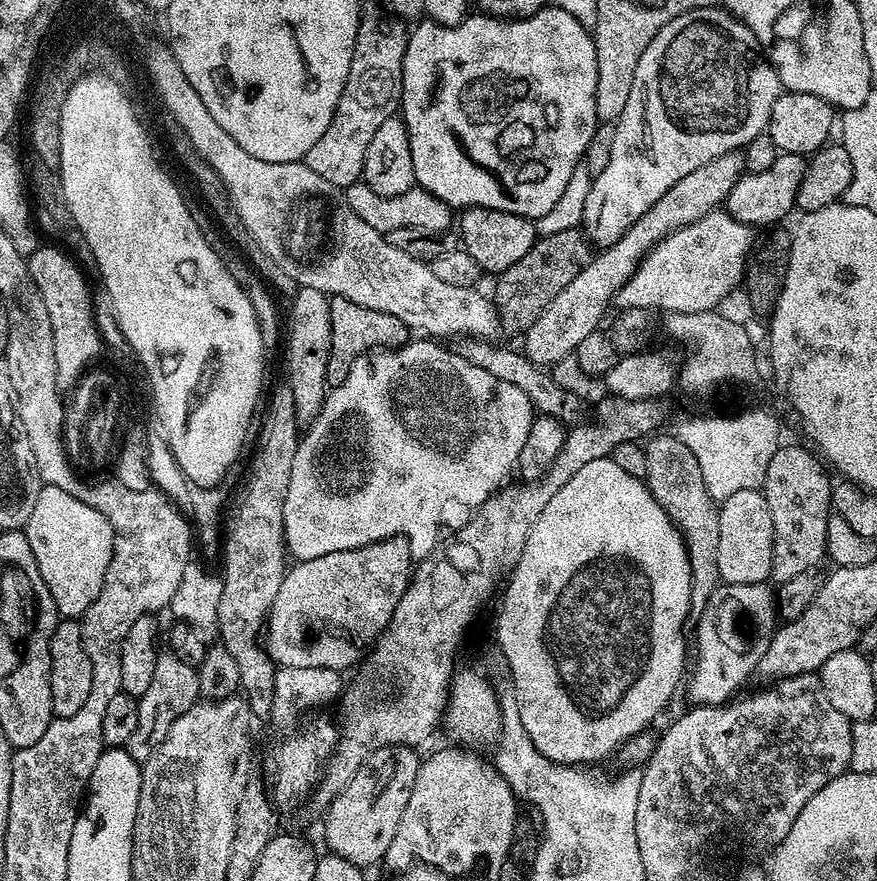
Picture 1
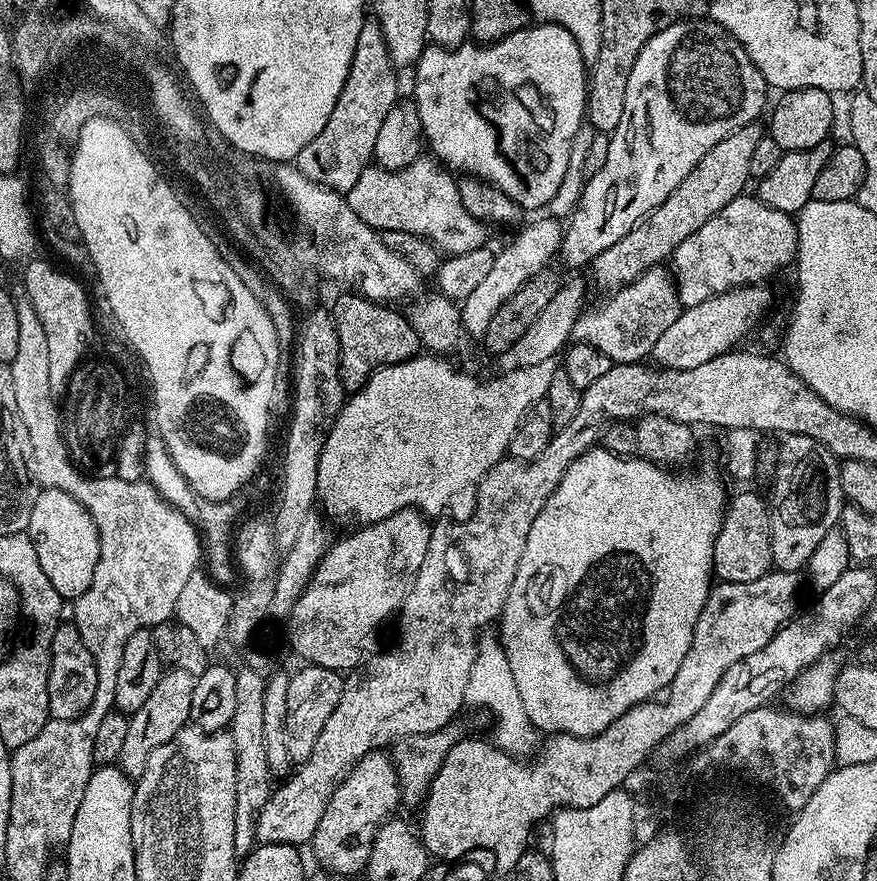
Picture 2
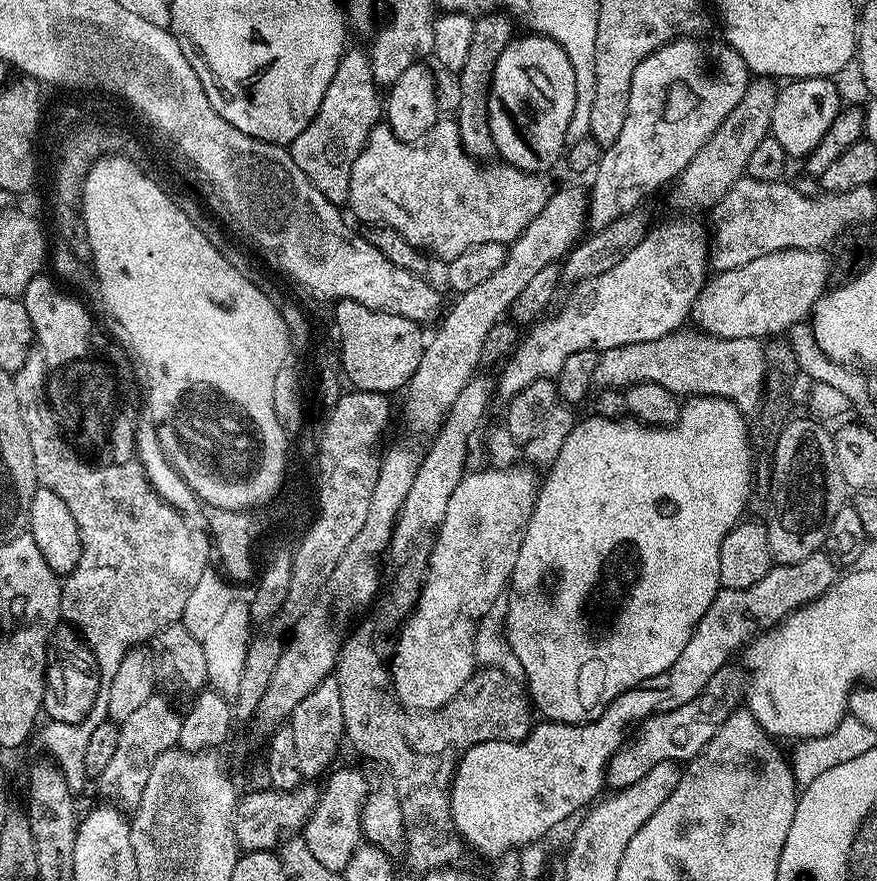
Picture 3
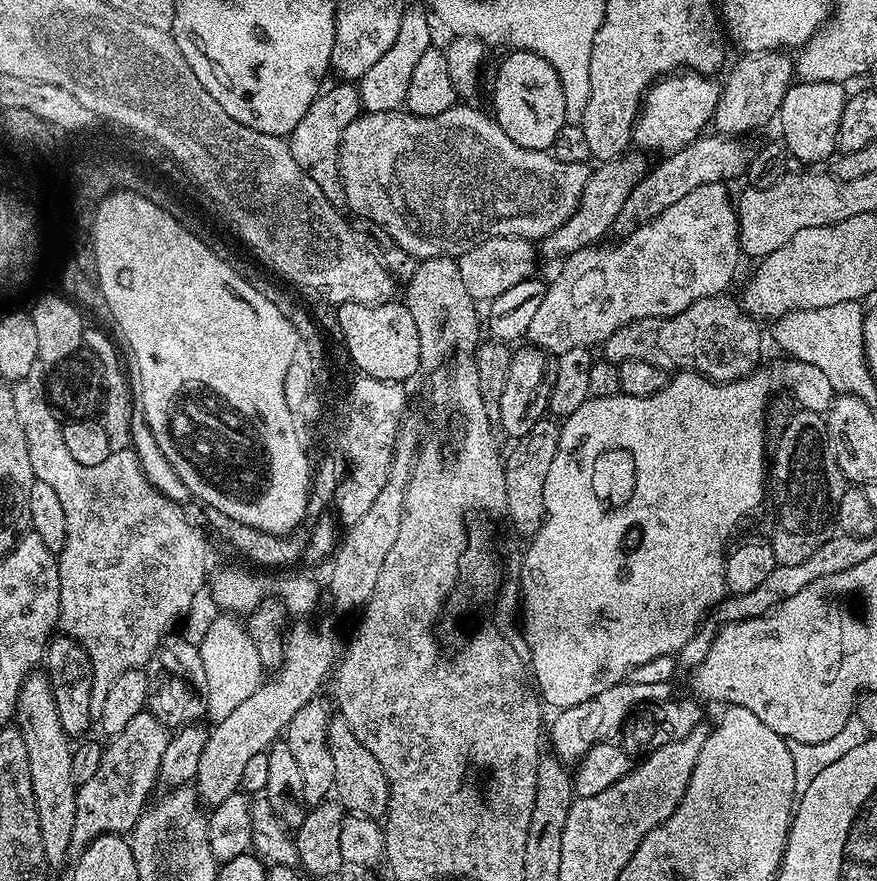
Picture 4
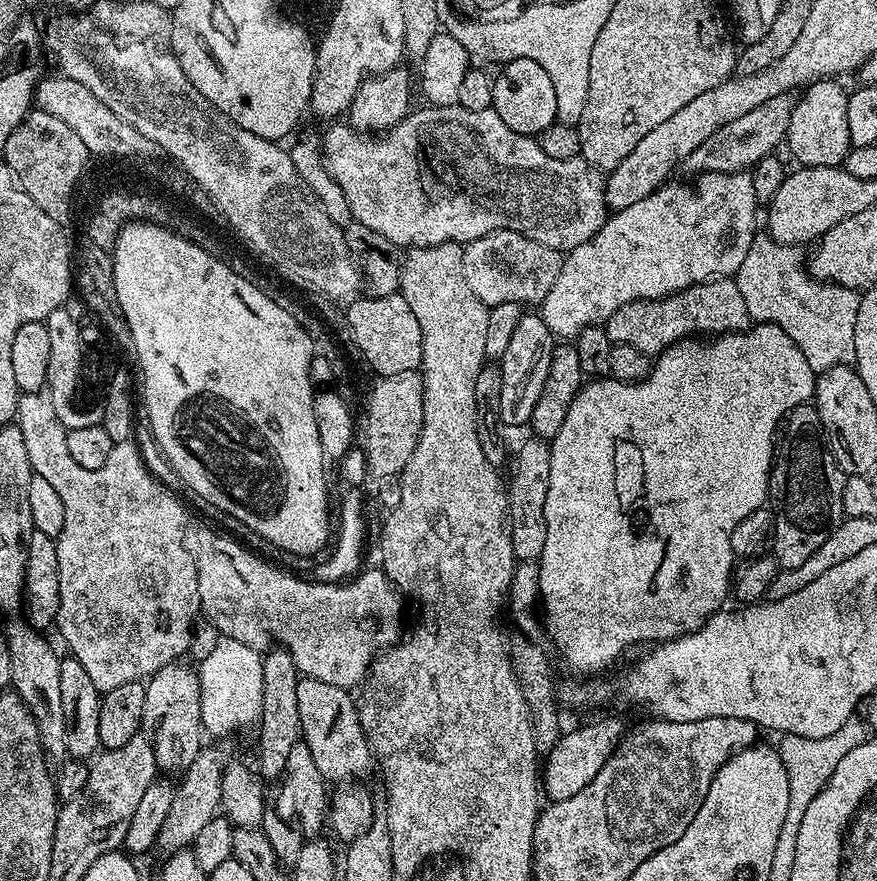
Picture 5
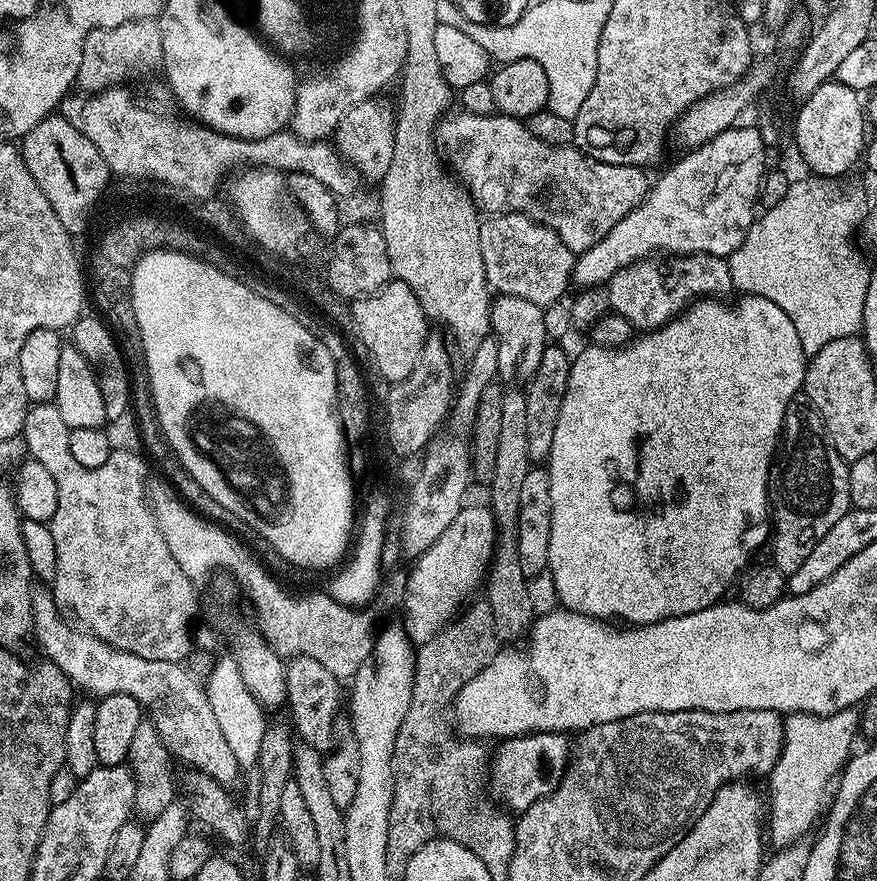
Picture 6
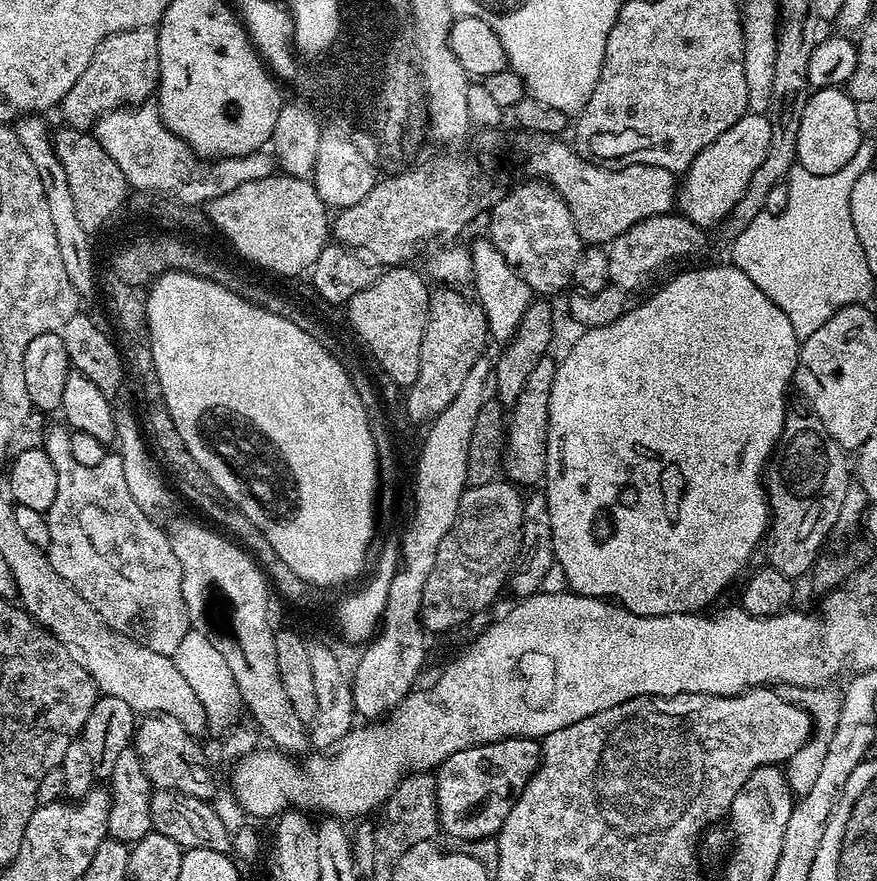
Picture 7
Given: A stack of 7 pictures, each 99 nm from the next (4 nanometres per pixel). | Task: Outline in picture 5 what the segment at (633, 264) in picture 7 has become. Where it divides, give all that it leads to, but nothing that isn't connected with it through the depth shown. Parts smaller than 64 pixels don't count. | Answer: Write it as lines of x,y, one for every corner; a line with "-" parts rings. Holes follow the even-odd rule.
717,278
705,284
695,284
683,288
672,296
661,300
635,300
618,310
603,325
612,344
634,346
649,358
665,352
671,344
685,338
696,338
701,334
727,334
743,332
753,323
751,314
746,310
746,301
738,290
735,279

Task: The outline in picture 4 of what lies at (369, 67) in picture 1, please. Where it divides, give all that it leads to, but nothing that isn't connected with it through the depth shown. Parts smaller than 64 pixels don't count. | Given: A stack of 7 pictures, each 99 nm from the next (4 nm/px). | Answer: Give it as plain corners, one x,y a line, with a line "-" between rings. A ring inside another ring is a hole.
352,82
336,83
340,84
334,85
333,88
325,87
321,91
310,110
306,110
302,122
294,126
290,134
290,147
294,154
294,162
298,162
298,166
305,168
310,178
318,182
322,194
326,194
326,198
334,207
344,210
348,208
348,199
340,177
340,143
342,134
350,126
350,122
362,115
362,109
359,87

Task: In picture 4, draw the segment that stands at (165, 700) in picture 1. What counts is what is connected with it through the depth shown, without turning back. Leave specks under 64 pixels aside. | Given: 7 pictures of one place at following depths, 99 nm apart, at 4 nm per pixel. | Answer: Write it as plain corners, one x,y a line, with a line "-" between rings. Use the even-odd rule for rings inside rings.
150,710
134,714
130,726
126,726
126,730
122,730
122,734
111,737
109,744
112,745
104,748
102,766
98,766
98,774
94,774
94,778
90,778
90,782
79,785
76,789
76,813
74,814
74,834
71,846
73,853
83,852
99,836
119,836
131,833
149,803
148,795
151,794
152,787
154,789
157,787
162,754
166,754
169,739
169,729

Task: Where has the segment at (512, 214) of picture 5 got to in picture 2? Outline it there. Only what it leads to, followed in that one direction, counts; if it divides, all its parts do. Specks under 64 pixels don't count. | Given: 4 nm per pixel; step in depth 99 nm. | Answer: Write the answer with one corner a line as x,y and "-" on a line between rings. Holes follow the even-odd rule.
421,158
396,172
370,166
362,170
362,178
354,182
352,189
346,193
346,199
350,210
354,210
354,214
358,214
358,218
370,227
380,232
406,230
433,240
441,253
457,256
485,247
486,240
485,225
475,220
462,204
460,184
455,178
447,167
432,158

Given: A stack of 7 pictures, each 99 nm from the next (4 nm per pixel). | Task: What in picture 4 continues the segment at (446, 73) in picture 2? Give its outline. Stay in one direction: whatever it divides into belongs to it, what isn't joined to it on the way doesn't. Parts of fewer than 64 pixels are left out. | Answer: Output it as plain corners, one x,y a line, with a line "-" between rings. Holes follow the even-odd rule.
512,50
507,54
509,56
501,62
500,69
496,72
496,93
492,96
492,104
496,107
494,119
502,126
502,130
506,130
510,139
518,142
518,146
532,148
535,152
551,149
554,138
558,138
558,130
562,130
566,118
566,98
562,94
562,82
554,66
546,62
546,58
523,50

